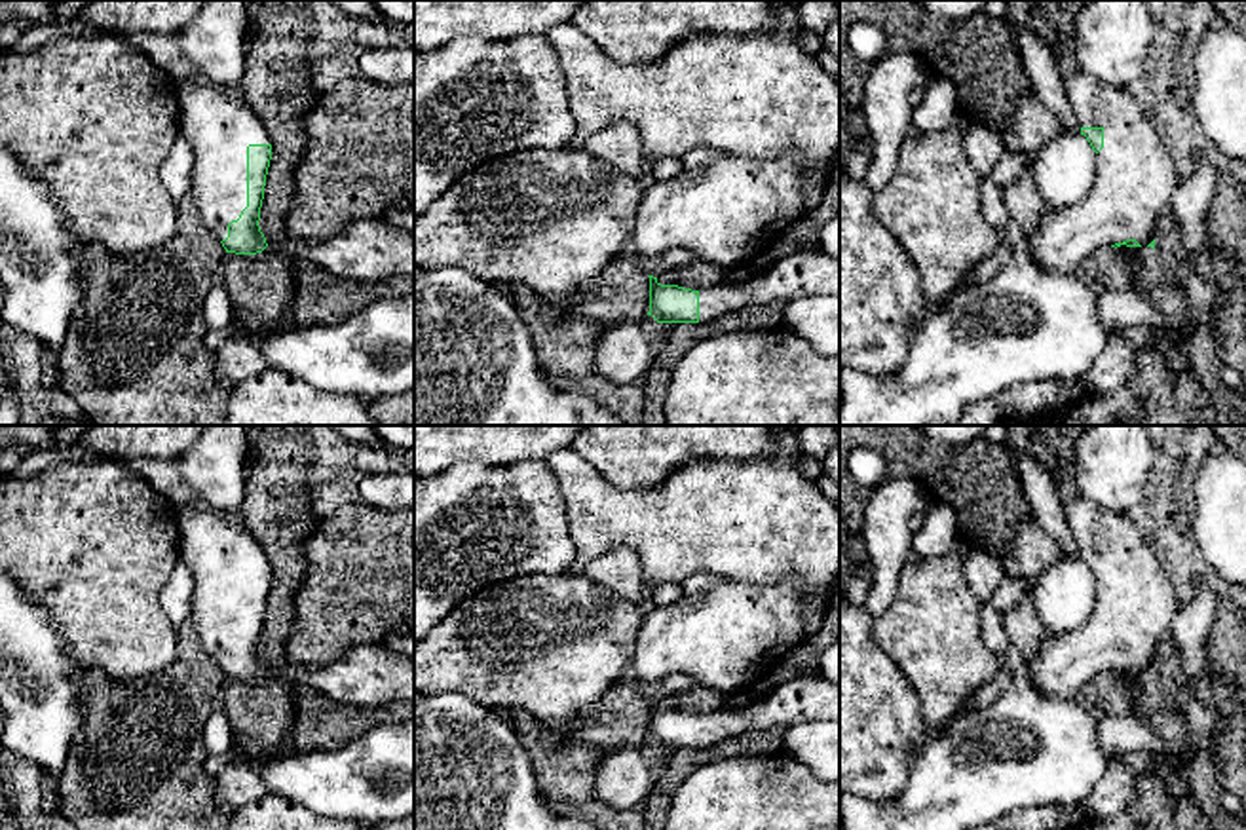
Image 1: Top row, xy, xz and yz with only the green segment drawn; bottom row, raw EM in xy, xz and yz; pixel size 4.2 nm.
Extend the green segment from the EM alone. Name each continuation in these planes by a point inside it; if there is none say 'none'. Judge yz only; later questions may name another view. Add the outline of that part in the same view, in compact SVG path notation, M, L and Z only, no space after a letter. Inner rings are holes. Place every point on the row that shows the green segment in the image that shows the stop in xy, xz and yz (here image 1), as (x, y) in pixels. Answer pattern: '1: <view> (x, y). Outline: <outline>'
1: yz (1134, 179). Outline: M1085 70L1064 80L1064 89L1079 127L1104 129L1104 148L1096 154L1088 196L1073 207L1054 209L1026 243L1039 268L1071 275L1088 266L1092 253L1102 245L1136 239L1147 247L1155 239L1159 217L1170 207L1180 177L1151 116L1126 89L1104 84Z

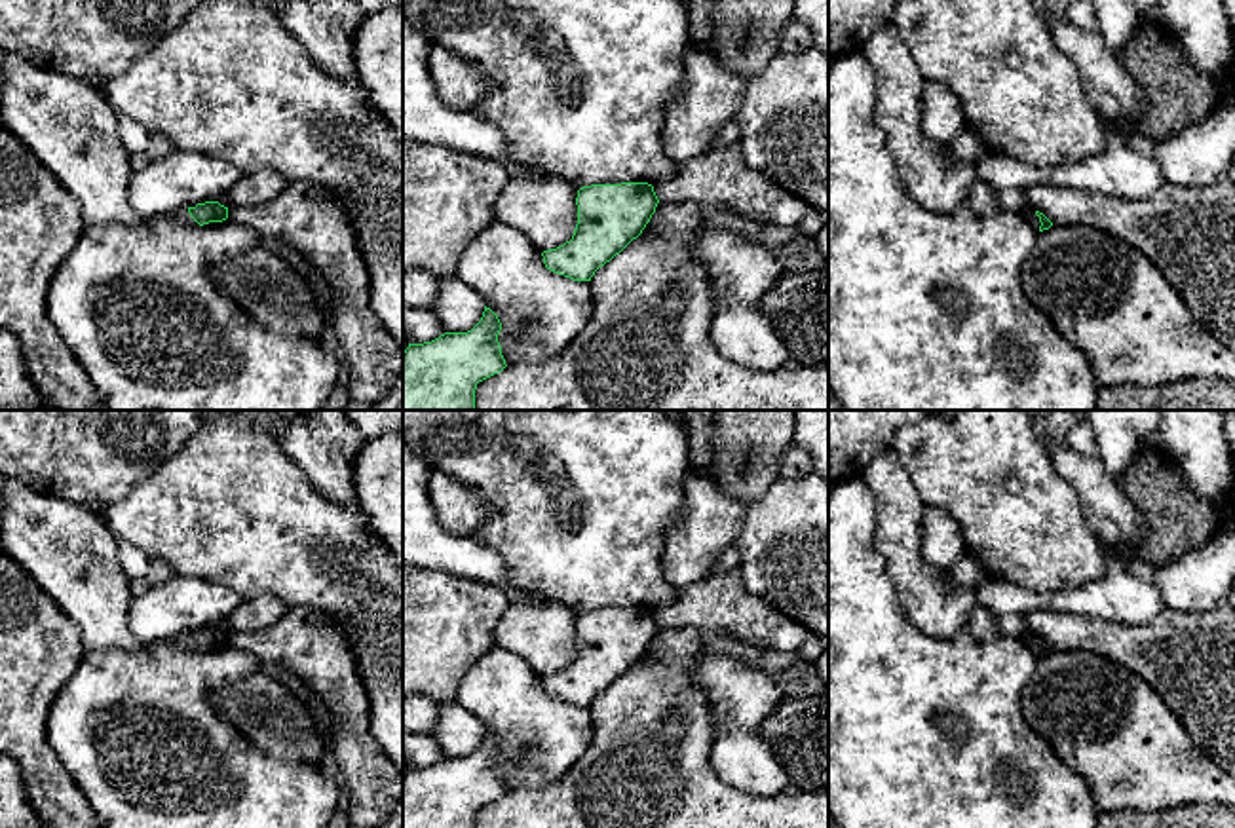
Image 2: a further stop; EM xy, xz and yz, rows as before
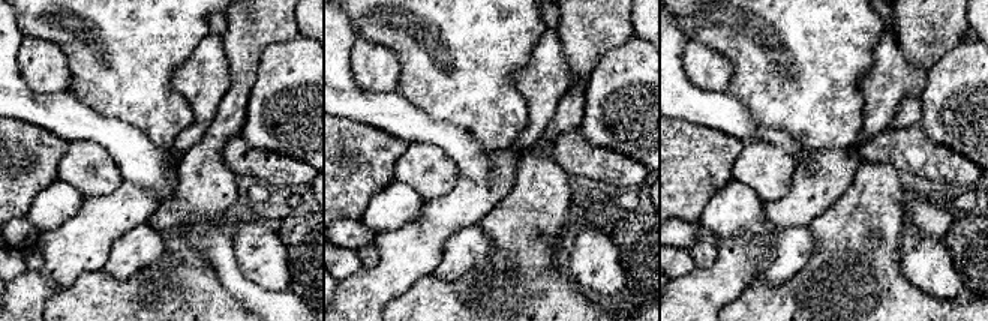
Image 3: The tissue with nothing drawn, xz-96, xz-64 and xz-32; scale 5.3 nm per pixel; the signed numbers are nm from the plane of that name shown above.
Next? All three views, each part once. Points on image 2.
none

